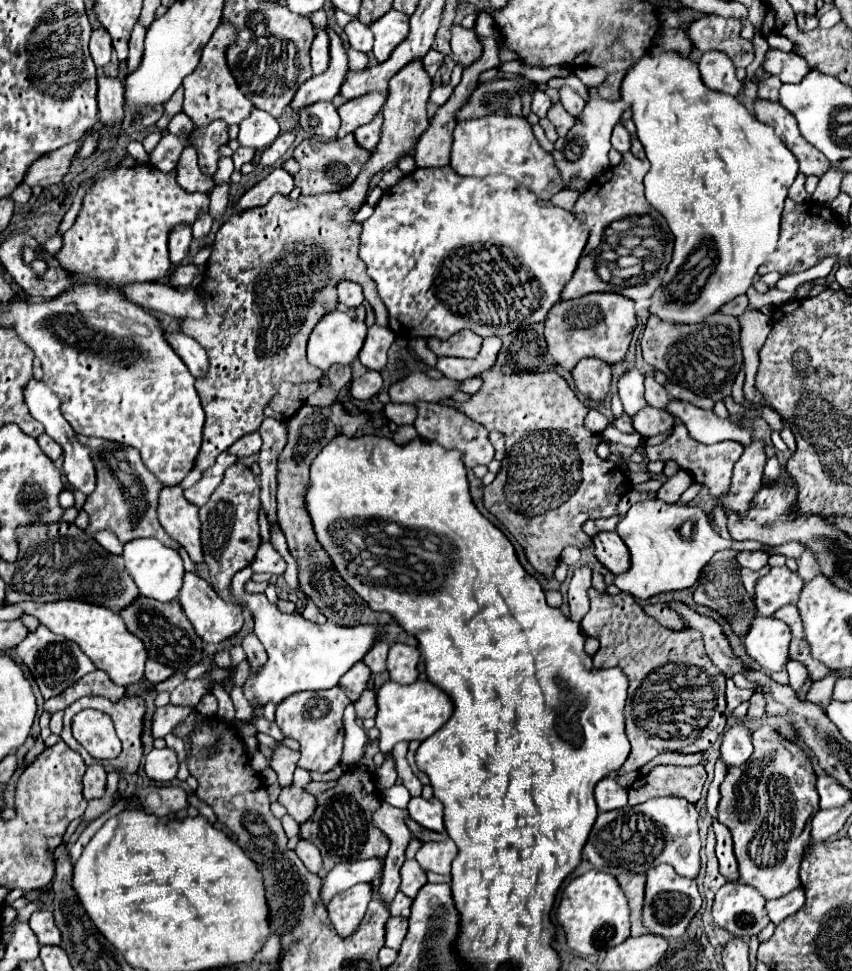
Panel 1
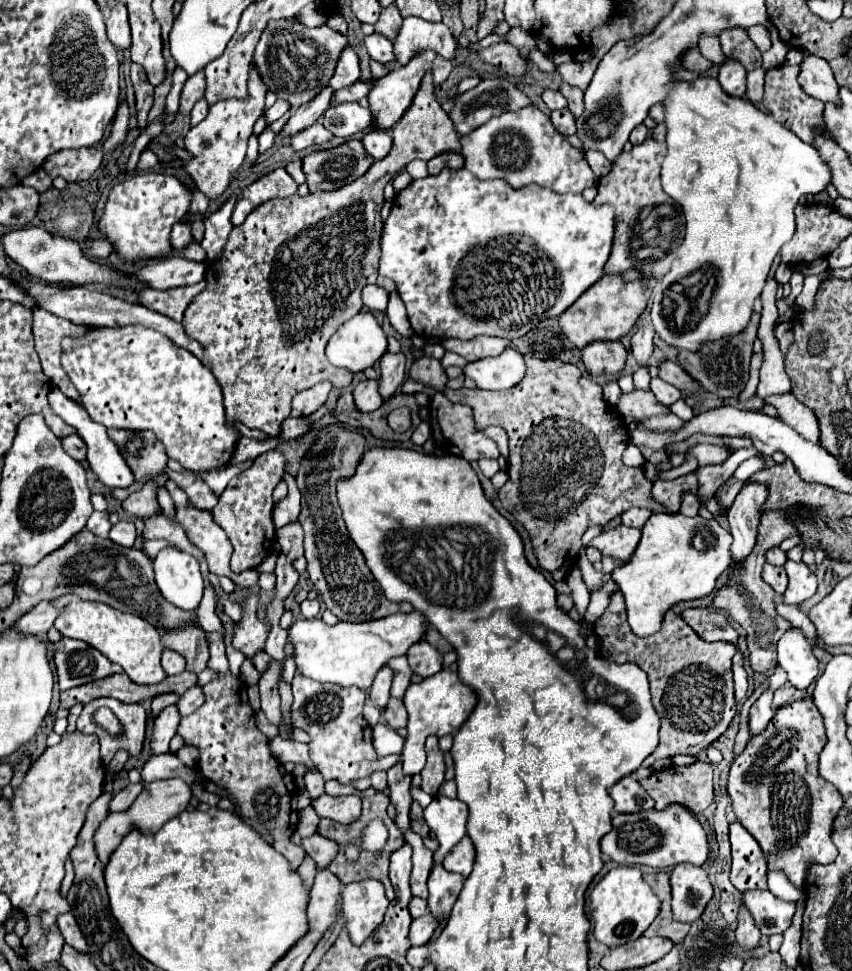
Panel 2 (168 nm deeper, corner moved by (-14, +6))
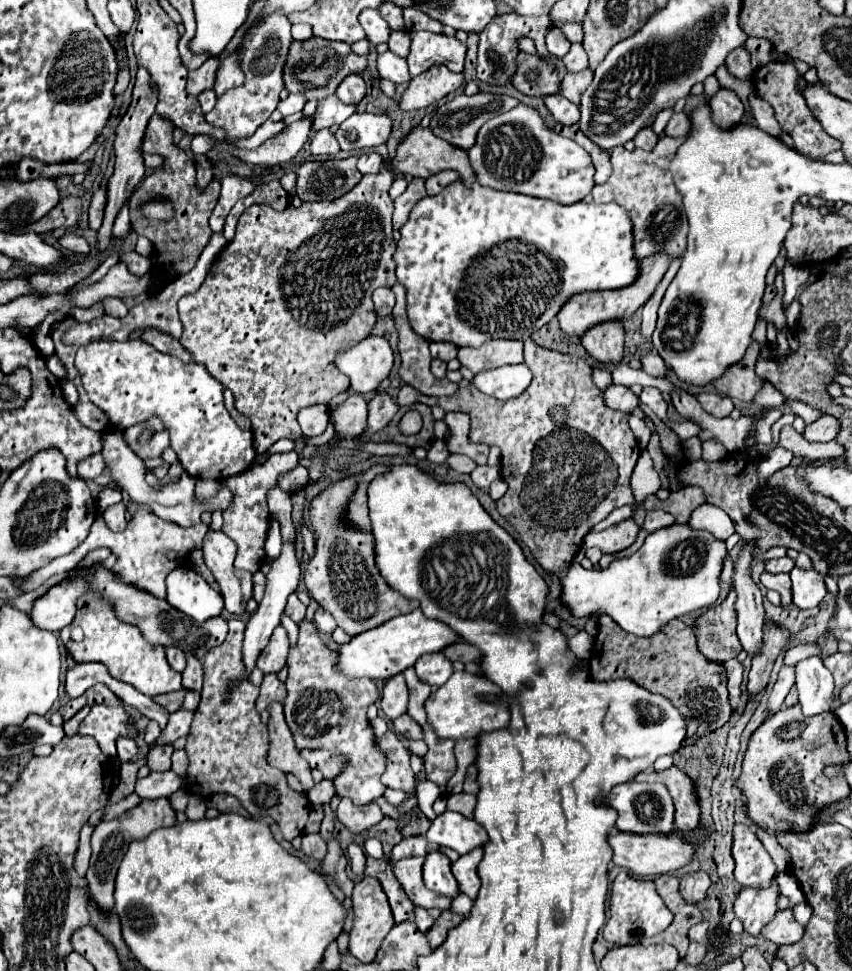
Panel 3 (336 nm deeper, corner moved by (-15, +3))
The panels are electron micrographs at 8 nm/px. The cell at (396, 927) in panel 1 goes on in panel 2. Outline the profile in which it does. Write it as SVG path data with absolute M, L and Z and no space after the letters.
M426 914L422 918L416 918L412 922L412 926L410 926L410 942L412 942L412 946L426 944L432 938L432 934L434 934L434 930L438 926L440 926L440 922L432 914Z

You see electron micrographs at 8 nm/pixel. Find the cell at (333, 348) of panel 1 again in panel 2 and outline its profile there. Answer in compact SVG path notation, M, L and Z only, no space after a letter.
M360 312L344 322L326 346L326 356L334 366L354 374L372 368L386 352L386 334L370 312Z

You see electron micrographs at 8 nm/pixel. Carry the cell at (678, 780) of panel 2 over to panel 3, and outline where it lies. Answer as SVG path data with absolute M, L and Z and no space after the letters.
M677 765L669 767L667 771L655 773L649 771L645 775L637 775L635 781L645 781L645 783L663 783L669 789L669 795L675 805L675 829L693 833L699 827L699 817L701 817L701 803L699 803L699 791L695 781Z

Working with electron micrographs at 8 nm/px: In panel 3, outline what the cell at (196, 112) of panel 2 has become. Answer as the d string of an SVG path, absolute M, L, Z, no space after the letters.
M203 91L197 99L199 99L199 105L201 105L203 113L209 113L215 107L215 101L217 101L217 97L215 97L213 91Z

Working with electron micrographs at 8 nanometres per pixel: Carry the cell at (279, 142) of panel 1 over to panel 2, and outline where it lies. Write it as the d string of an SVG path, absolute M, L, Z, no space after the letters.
M316 122L316 124L312 124L310 128L302 130L300 134L292 136L292 148L294 148L294 150L304 150L304 148L308 148L308 146L324 144L324 142L328 142L328 140L332 140L332 134L330 134L322 124Z

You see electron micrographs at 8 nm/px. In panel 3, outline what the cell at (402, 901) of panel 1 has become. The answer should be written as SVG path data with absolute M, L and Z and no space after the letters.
M415 907L415 925L419 927L419 931L427 931L433 923L435 923L435 919L439 917L439 909L425 909L425 907Z

